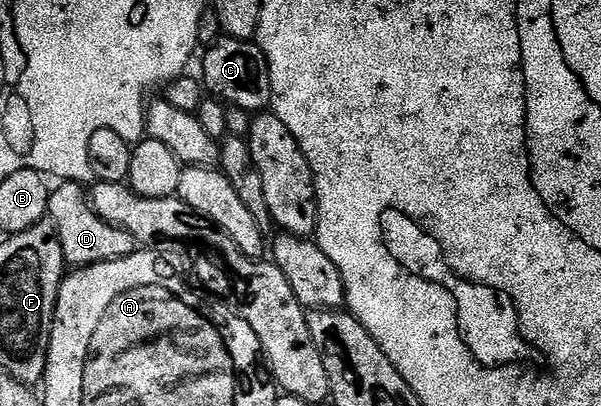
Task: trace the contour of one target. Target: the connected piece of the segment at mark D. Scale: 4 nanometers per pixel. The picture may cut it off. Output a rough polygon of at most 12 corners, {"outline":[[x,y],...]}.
{"outline":[[58,183],[48,219],[66,265],[122,260],[137,239],[113,228],[86,189]]}

